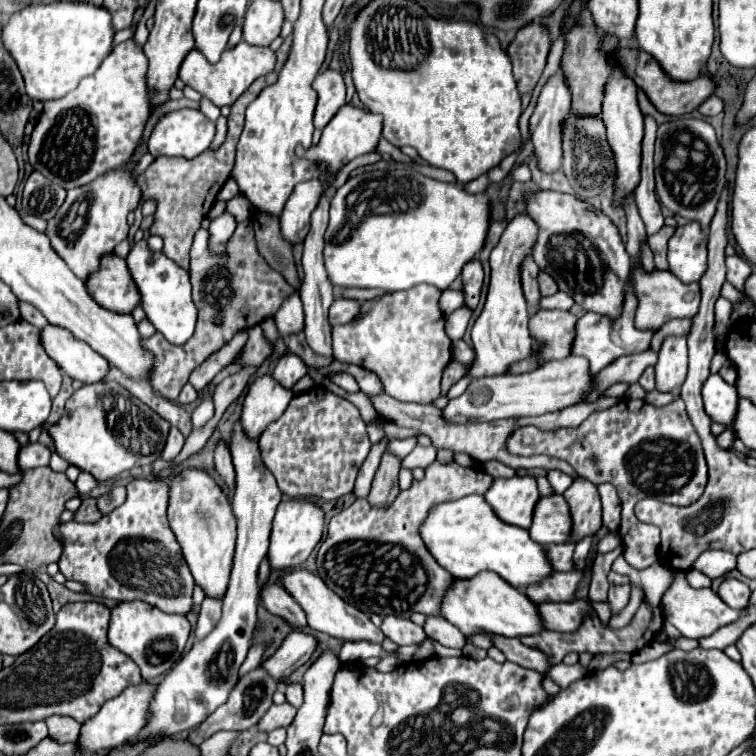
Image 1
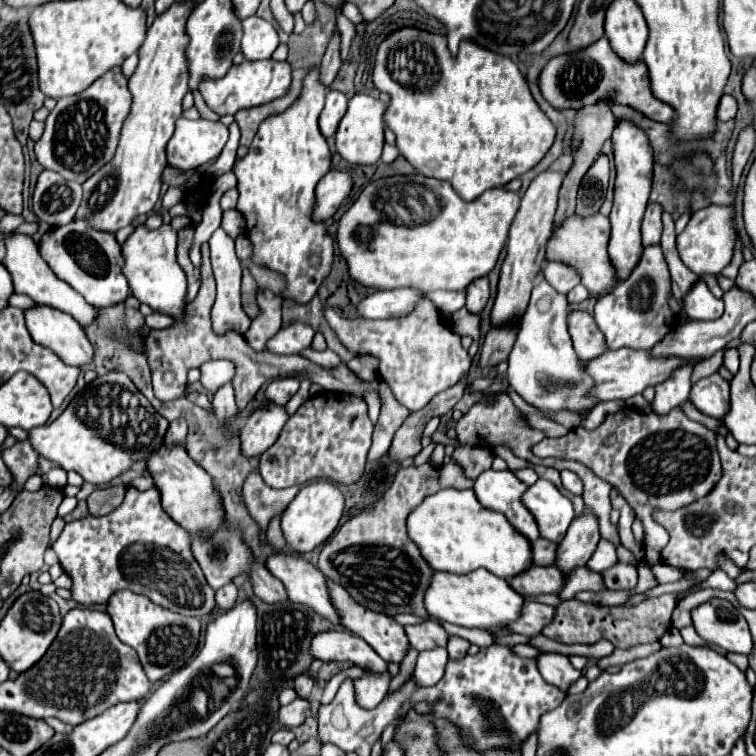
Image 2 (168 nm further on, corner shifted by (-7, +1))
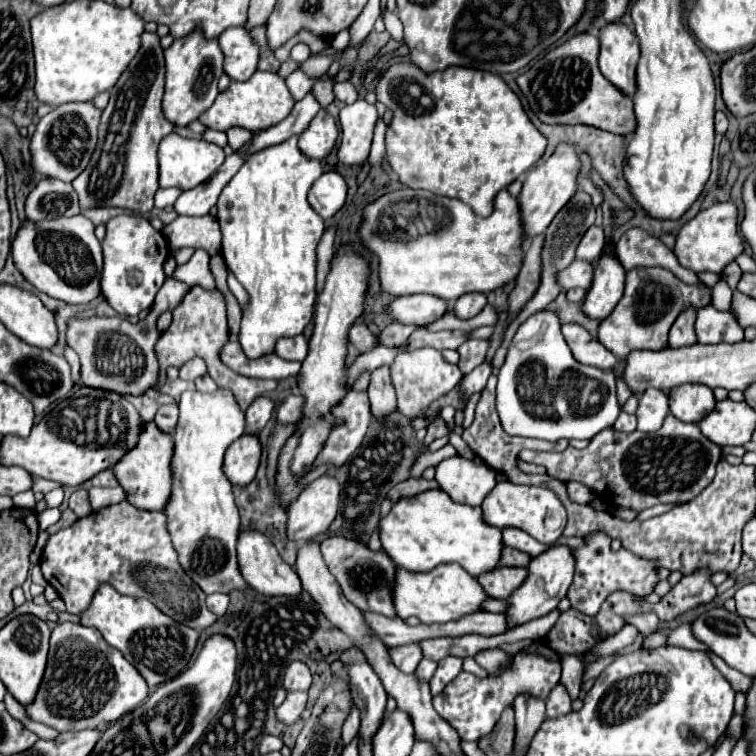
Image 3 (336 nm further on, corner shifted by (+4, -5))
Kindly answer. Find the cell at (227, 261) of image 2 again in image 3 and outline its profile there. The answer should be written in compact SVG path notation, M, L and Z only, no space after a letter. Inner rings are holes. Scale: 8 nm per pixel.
M196 249L192 259L174 271L174 277L190 287L200 285L206 291L216 291L216 281L210 269L210 255L204 253L204 249Z

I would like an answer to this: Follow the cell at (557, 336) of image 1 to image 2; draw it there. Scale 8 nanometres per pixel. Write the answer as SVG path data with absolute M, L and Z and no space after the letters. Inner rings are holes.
M571 311L569 313L569 333L573 339L573 347L583 361L591 361L605 351L609 351L603 333L599 331L593 315L585 311Z

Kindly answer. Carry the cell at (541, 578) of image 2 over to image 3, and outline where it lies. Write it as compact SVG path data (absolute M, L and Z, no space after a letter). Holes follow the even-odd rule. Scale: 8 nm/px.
M498 567L478 577L478 583L494 599L508 599L528 577L524 567Z

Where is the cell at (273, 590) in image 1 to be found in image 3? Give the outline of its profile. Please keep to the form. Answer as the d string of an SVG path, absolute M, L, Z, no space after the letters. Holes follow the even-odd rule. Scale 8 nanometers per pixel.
M218 389L212 395L206 395L200 391L184 391L178 405L180 405L180 419L174 431L174 459L172 459L174 485L172 485L170 503L166 505L166 511L164 511L168 517L168 531L172 537L172 545L178 551L178 561L182 569L204 593L230 593L232 589L244 591L248 589L248 583L244 581L240 573L238 555L236 555L240 519L238 519L234 497L232 497L232 485L222 469L224 453L228 445L244 433L244 427L246 427L244 413L238 409L238 403L234 401L232 393L226 389Z

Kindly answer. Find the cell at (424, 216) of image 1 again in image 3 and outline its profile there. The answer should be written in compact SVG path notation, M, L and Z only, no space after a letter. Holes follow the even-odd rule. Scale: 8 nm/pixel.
M404 187L386 193L362 209L358 239L378 257L382 291L388 295L430 293L450 305L464 293L488 293L516 279L524 257L518 201L506 189L496 195L490 217L478 217L458 199L422 189Z

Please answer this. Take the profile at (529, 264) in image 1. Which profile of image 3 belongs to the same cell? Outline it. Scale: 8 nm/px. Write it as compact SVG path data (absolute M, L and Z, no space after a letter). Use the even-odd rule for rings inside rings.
M548 309L530 315L512 337L506 361L498 373L496 407L506 433L544 441L592 439L598 431L614 425L616 417L620 415L616 401L616 377L612 371L578 363L560 331L560 317Z

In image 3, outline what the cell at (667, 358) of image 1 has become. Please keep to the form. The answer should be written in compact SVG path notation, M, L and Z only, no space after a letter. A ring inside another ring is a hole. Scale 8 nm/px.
M648 389L648 393L642 395L636 411L638 431L652 433L660 429L668 411L668 393L664 393L662 389Z

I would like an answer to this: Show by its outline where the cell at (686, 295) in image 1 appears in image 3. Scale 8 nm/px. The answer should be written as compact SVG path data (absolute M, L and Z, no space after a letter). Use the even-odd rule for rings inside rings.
M712 305L696 311L696 337L700 343L738 343L744 339L744 329L726 311L718 311Z

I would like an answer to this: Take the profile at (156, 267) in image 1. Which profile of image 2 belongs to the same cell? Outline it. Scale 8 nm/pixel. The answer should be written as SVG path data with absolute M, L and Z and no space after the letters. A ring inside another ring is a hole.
M137 225L135 231L121 245L123 249L123 275L129 281L131 295L139 301L155 309L157 313L167 313L179 321L185 311L185 293L187 293L187 277L177 263L177 231L171 225L161 225L159 229L147 229L145 225Z

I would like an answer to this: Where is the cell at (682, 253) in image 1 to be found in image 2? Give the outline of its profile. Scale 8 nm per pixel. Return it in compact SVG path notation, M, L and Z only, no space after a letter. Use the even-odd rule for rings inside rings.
M707 205L699 211L695 211L683 229L681 235L677 235L677 249L681 255L681 261L697 275L713 273L719 275L733 257L737 241L737 229L735 229L735 209L731 205Z

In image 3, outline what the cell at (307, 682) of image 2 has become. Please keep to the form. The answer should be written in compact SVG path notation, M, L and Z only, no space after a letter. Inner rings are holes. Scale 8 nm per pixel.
M294 661L284 675L284 689L286 691L308 691L312 683L312 675L302 661Z

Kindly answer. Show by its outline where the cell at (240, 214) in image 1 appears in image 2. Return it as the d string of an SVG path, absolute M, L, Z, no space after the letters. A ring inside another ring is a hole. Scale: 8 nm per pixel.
M237 209L223 211L221 229L223 229L231 239L237 239L237 235L241 235L241 233L245 231L245 219L243 219L243 215L239 215Z

